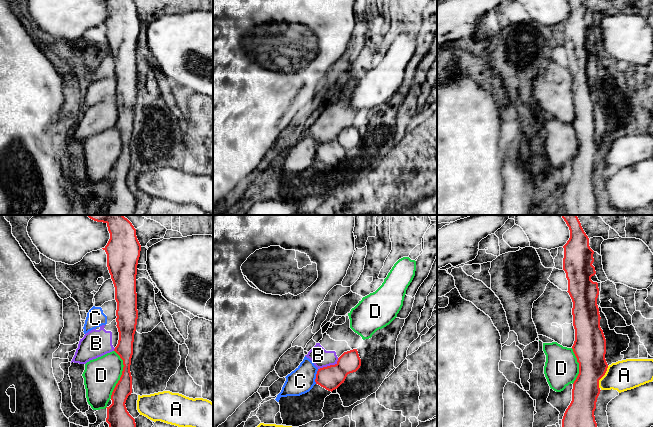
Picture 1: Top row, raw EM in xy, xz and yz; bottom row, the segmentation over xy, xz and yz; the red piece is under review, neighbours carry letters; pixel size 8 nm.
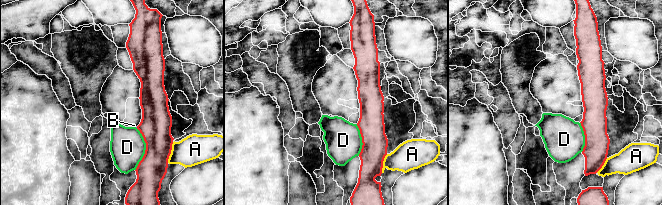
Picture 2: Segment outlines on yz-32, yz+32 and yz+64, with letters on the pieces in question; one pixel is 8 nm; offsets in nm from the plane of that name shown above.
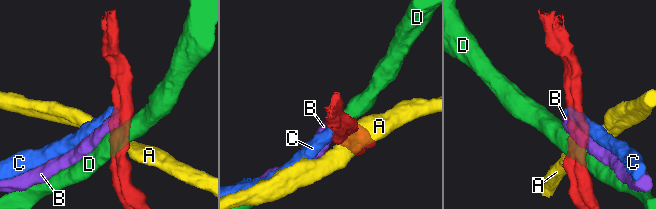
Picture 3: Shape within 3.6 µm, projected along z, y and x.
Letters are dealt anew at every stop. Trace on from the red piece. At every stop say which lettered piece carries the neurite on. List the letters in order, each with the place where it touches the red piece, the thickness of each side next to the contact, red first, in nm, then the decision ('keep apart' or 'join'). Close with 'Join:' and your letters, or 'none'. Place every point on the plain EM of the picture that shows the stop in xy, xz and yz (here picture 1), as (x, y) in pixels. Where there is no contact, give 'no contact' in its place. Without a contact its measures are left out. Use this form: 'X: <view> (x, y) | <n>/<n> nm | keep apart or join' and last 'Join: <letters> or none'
A: yz (602, 152) | 260/240 nm | keep apart
B: xz (330, 141) | 190/150 nm | keep apart
C: xz (316, 152) | 190/200 nm | keep apart
D: xy (122, 150) | 140/280 nm | keep apart
Join: none

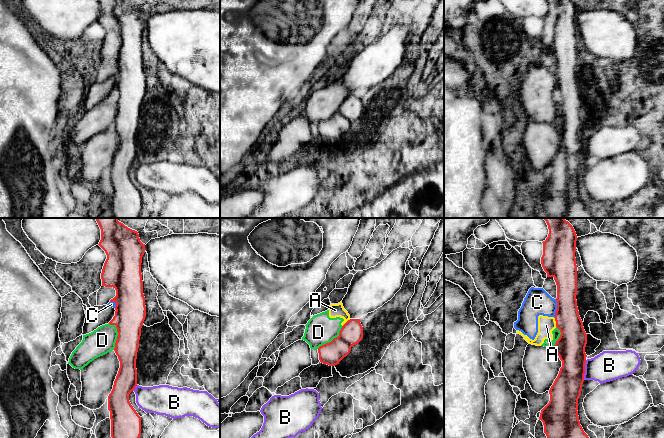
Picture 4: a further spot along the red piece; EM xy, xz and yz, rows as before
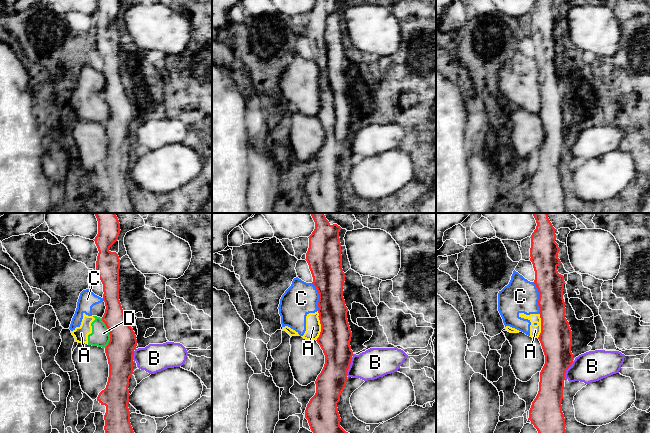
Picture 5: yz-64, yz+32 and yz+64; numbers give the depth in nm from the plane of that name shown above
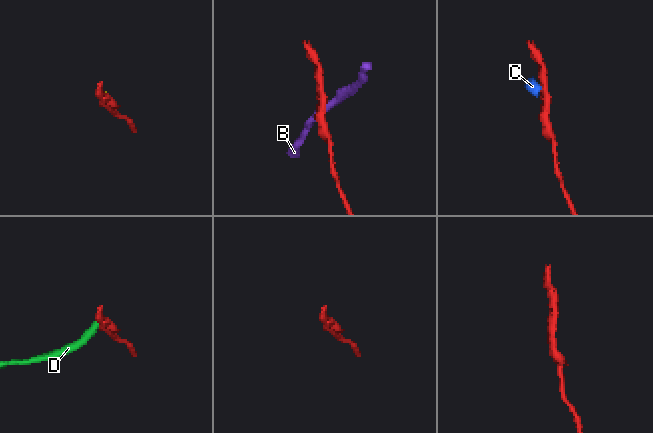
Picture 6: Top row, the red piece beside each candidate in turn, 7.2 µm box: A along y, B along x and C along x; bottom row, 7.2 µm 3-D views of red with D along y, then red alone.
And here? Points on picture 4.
A: yz (556, 98) | 240/140 nm | keep apart
B: yz (584, 146) | 240/240 nm | keep apart
C: yz (557, 84) | 200/220 nm | keep apart
D: xy (118, 110) | 240/200 nm | keep apart
Join: none

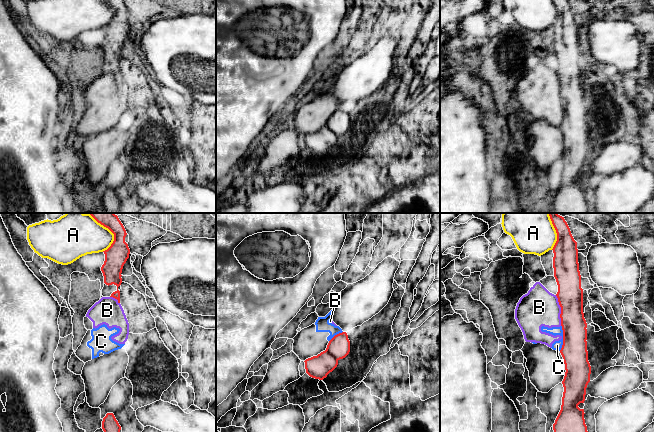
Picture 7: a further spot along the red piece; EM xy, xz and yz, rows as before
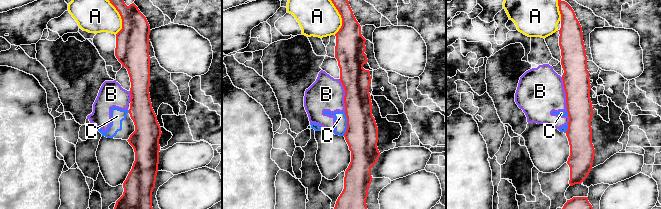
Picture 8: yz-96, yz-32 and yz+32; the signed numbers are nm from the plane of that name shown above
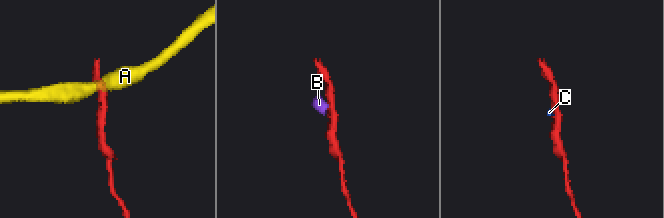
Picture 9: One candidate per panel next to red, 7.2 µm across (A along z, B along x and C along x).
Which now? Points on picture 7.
A: xy (114, 12) | 180/240 nm | keep apart
B: yz (561, 86) | 200/300 nm | keep apart
C: yz (563, 114) | 200/80 nm | keep apart
Join: none

